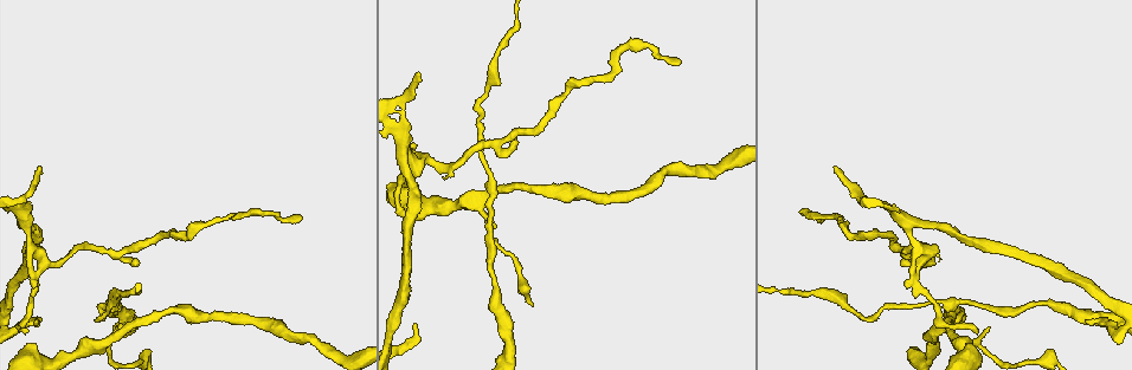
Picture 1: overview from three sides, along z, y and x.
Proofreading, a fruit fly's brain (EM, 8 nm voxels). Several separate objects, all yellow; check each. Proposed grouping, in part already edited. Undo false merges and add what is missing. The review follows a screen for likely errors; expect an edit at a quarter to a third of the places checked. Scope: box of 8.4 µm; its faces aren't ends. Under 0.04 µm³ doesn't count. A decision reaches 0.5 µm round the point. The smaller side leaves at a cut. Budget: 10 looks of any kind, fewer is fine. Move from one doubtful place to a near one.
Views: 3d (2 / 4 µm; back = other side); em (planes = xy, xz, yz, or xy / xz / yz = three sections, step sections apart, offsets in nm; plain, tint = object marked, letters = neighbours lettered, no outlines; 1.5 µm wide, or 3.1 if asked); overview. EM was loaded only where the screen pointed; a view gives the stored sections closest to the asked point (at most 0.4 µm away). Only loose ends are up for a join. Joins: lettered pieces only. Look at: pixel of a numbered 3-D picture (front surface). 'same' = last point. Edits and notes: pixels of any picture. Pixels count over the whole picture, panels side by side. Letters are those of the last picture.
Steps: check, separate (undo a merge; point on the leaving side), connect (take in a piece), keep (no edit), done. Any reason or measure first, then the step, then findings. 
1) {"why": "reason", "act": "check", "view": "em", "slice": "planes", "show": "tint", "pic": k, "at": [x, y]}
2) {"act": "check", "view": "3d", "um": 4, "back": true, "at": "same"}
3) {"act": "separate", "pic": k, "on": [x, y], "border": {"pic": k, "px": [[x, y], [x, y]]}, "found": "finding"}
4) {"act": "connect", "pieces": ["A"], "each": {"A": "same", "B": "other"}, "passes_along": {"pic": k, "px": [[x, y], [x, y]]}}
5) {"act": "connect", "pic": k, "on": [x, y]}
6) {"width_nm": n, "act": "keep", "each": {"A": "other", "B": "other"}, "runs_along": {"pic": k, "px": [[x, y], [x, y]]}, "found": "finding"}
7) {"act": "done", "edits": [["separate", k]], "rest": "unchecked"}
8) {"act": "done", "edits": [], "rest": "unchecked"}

{"why": "abrupt turn", "act": "check", "view": "3d", "um": 4, "back": true, "pic": 1, "at": [102, 320]}

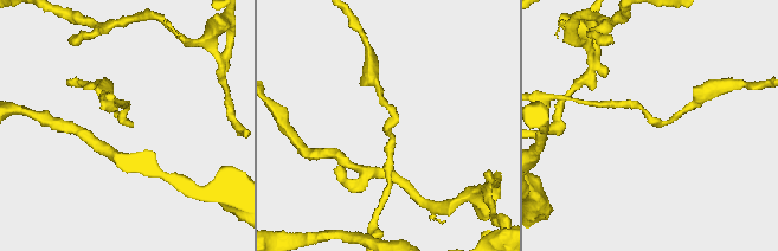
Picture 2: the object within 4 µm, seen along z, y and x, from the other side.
{"why": "now the EM", "act": "check", "view": "em", "slice": "planes", "show": "letters", "pic": 2, "at": [121, 122]}

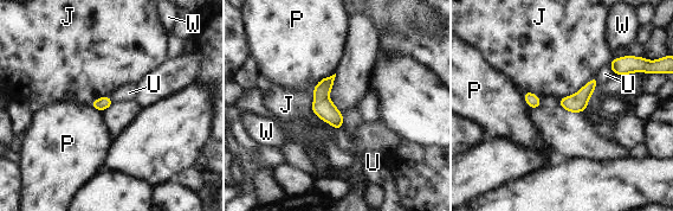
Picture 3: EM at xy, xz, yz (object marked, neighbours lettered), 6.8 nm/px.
{"act": "keep", "each": {"J": "other", "P": "other", "U": "other", "W": "other"}, "found": "continuous, no second cell"}

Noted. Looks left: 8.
{"why": "three arms meet", "act": "check", "view": "3d", "um": 2, "pic": 1, "at": [95, 347]}

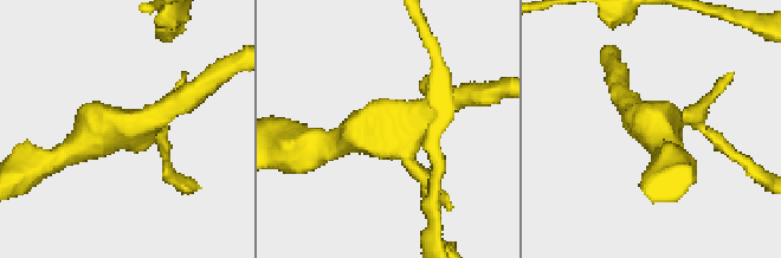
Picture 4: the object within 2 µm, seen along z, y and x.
{"act": "check", "view": "em", "slice": "xz", "step": 4, "show": "tint", "pic": 4, "at": [394, 132]}

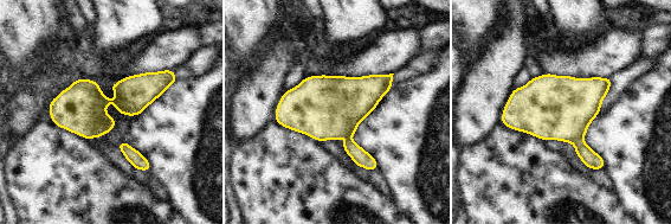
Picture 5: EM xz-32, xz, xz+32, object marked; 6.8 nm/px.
{"act": "check", "view": "em", "slice": "planes", "show": "letters", "at": "same"}

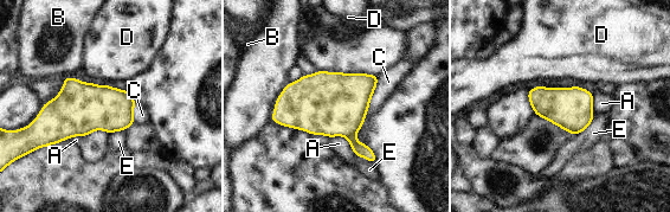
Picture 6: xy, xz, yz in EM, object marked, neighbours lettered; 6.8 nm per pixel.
{"act": "separate", "pic": 6, "on": [360, 149], "each": {"A": "other", "B": "other", "C": "other", "D": "other", "E": "other"}, "border": {"pic": 6, "px": [[354, 134], [345, 136]]}, "found": "two cells meet here"}

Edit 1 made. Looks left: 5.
{"why": "redraw", "act": "check", "view": "overview"}

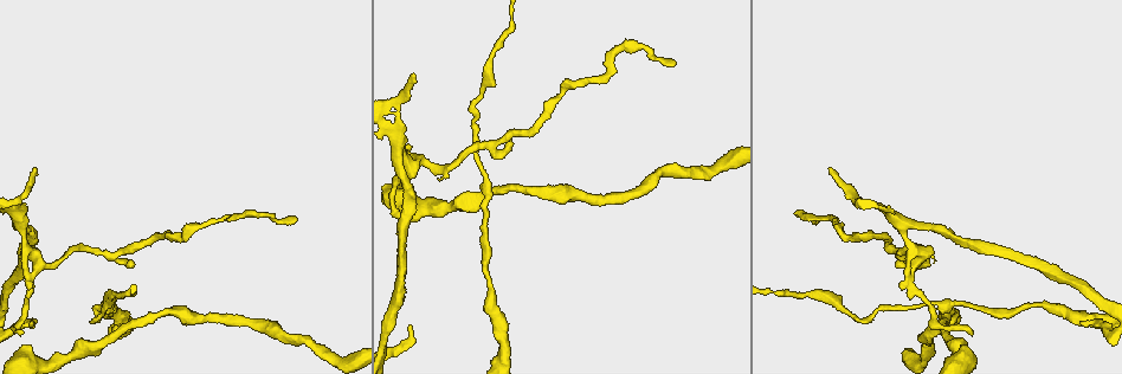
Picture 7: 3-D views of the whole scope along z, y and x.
{"why": "free end", "act": "check", "view": "3d", "um": 4, "pic": 7, "at": [411, 324]}

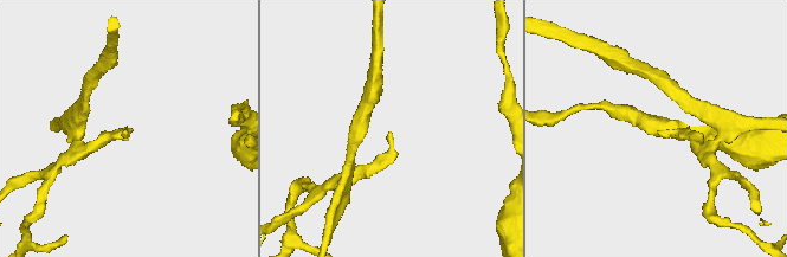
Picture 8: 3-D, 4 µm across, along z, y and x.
{"why": "shape alone is not enough", "act": "check", "view": "em", "slice": "planes", "show": "letters", "pic": 8, "at": [389, 132]}

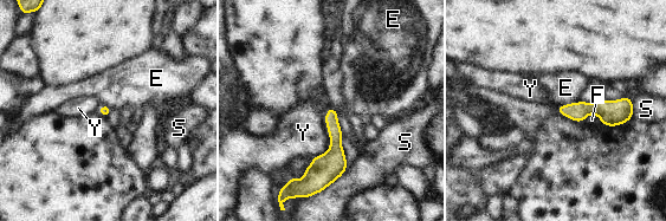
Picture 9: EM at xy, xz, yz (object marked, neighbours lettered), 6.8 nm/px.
{"act": "keep", "each": {"E": "other", "F": "other", "S": "other", "Y": "other"}, "runs_along": {"pic": 9, "px": [[560, 109], [603, 109], [629, 115]]}, "found": "none of them fits"}

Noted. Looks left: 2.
{"why": "end of a long branch", "act": "check", "view": "em", "slice": "yz", "step": 4, "show": "letters", "pic": 7, "at": [295, 218]}

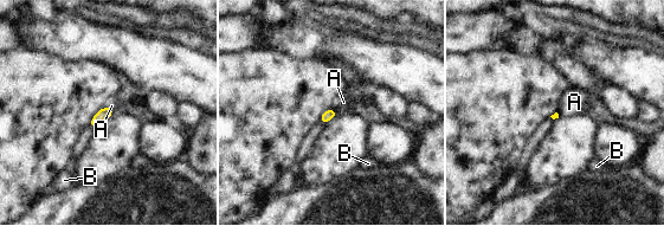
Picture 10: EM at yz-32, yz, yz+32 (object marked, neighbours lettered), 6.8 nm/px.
{"act": "keep", "each": {"A": "other", "B": "other"}, "border": {"pic": 10, "px": [[332, 108], [337, 115]]}, "found": "none of them fits"}

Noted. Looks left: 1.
{"act": "done", "edits": [["separate", 6]], "rest": "unchecked"}

